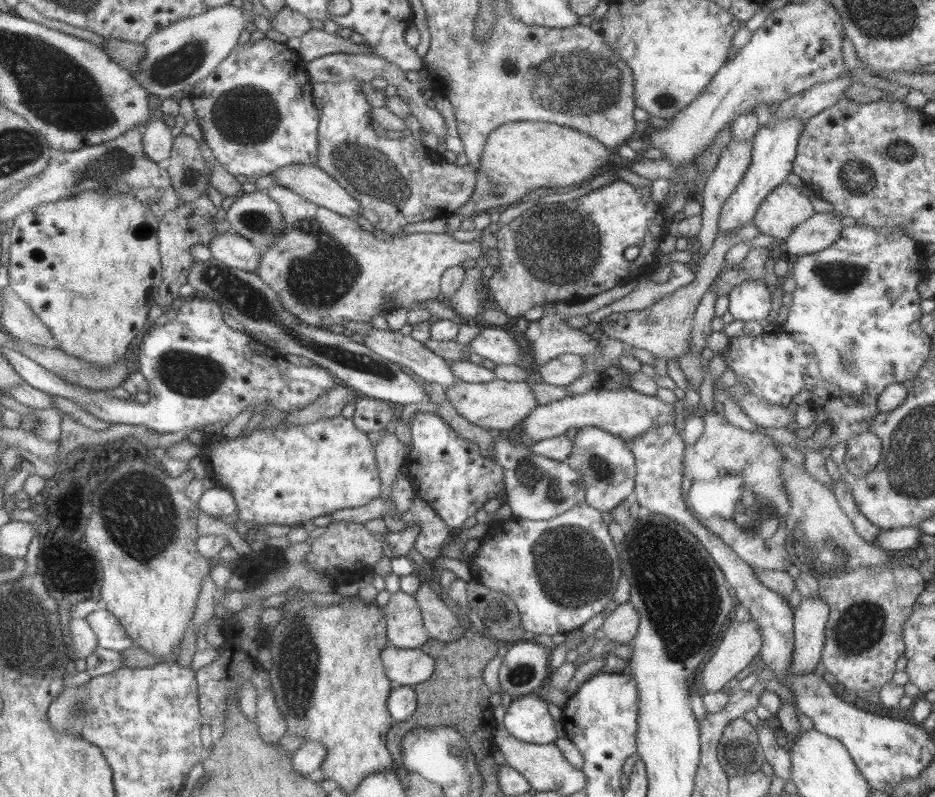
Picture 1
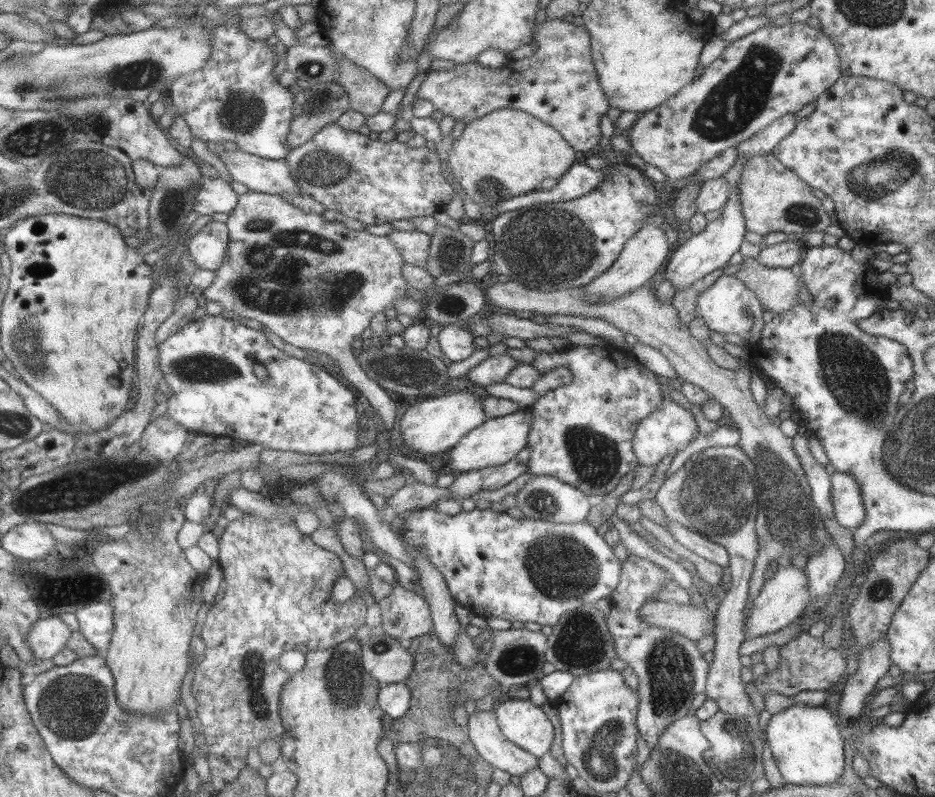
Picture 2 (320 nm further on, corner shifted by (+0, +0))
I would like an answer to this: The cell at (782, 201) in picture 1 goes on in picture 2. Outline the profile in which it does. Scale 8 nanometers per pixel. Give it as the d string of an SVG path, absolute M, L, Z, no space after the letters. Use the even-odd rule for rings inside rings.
M773 154L749 157L736 184L746 232L760 235L786 232L798 238L809 232L823 231L830 225L829 214L821 207L820 200L813 196L811 188L791 170L785 169Z

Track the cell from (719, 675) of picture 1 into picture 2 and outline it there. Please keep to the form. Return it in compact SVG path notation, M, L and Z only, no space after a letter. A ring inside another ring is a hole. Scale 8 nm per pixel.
M790 564L778 566L773 577L765 580L758 589L758 595L751 603L751 611L743 622L743 636L757 638L783 629L802 616L803 609L810 604L810 594L804 569Z

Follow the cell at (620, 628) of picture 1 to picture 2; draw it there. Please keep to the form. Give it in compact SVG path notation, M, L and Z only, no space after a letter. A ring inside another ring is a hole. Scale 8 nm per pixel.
M650 599L639 610L639 620L645 624L666 628L669 632L697 642L713 633L715 620L707 607L679 606L676 602Z

